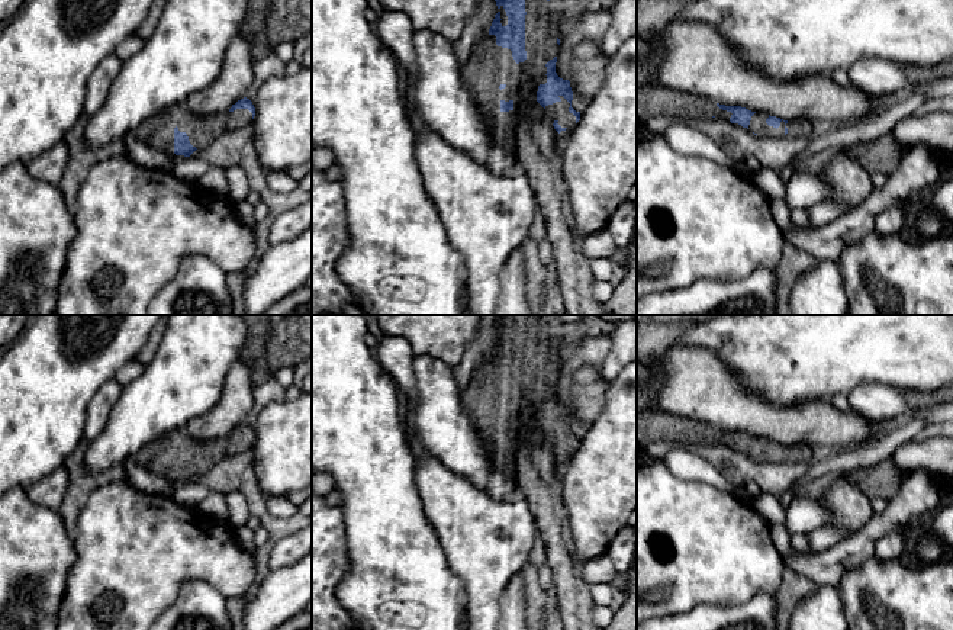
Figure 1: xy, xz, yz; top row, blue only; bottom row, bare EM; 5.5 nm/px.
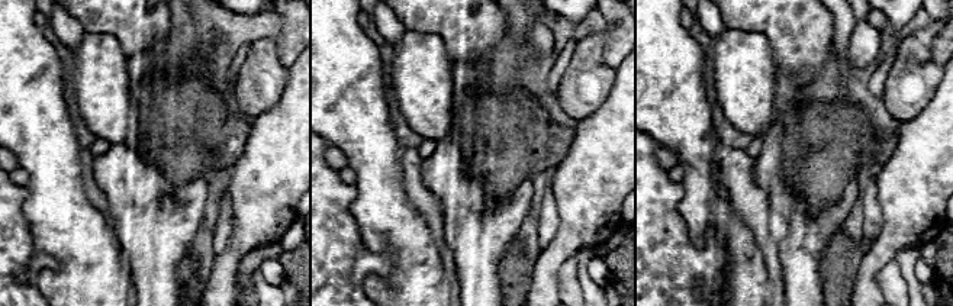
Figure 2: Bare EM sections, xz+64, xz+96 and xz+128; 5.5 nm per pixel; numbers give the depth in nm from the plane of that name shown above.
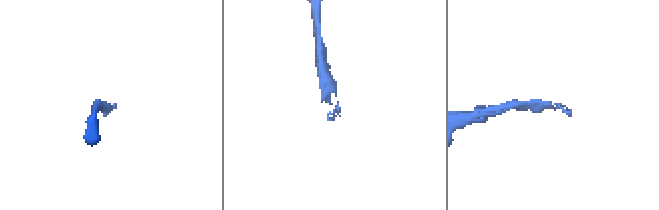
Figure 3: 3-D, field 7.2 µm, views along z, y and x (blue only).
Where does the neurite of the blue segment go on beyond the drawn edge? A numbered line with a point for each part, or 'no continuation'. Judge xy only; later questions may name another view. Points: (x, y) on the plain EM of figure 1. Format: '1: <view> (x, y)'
1: xy (157, 456)

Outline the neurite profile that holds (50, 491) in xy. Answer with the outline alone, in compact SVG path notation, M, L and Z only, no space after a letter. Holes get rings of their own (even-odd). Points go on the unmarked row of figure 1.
M61 466L55 469L51 475L32 483L26 489L26 494L30 501L48 507L51 510L57 510L64 499L67 488L68 488L68 473Z

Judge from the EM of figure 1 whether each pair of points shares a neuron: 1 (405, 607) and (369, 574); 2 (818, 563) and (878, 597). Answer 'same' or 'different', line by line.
1: same
2: different

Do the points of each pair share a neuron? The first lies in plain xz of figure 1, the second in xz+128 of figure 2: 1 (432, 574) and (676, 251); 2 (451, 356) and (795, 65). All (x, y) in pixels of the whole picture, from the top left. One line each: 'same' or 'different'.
1: different
2: same

